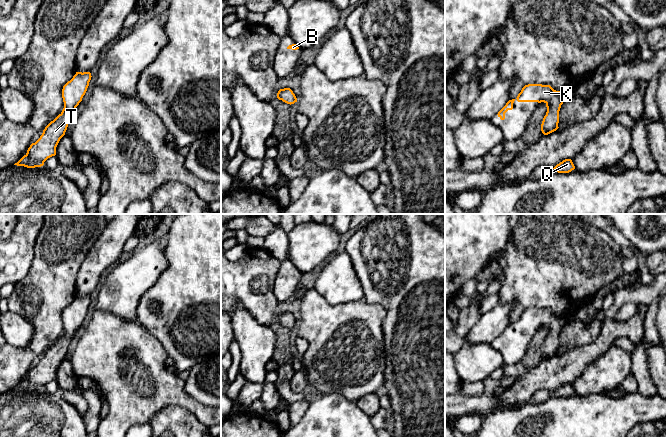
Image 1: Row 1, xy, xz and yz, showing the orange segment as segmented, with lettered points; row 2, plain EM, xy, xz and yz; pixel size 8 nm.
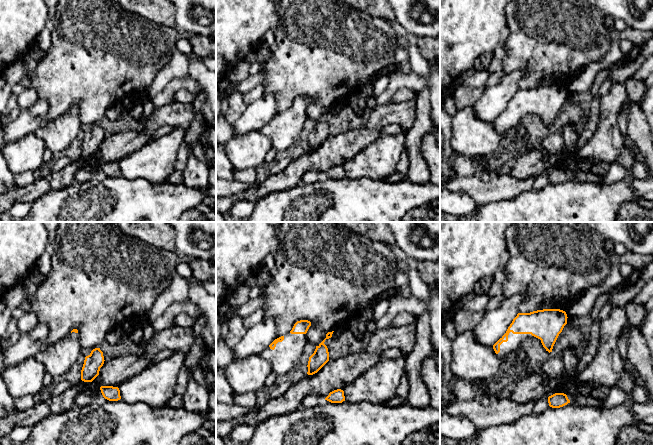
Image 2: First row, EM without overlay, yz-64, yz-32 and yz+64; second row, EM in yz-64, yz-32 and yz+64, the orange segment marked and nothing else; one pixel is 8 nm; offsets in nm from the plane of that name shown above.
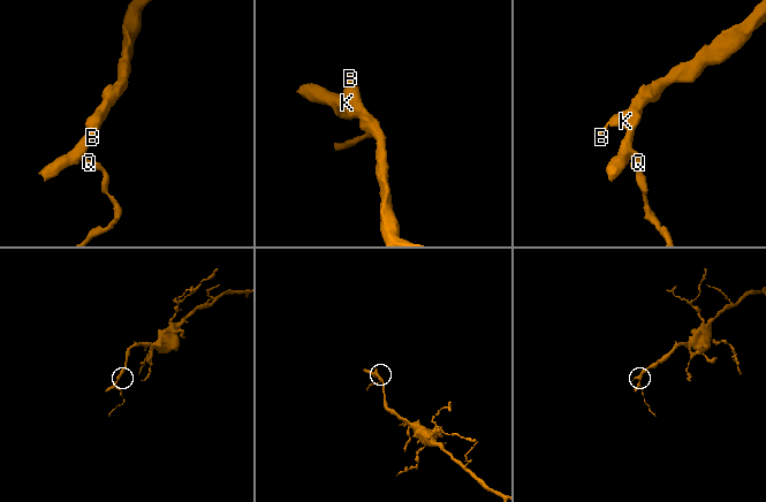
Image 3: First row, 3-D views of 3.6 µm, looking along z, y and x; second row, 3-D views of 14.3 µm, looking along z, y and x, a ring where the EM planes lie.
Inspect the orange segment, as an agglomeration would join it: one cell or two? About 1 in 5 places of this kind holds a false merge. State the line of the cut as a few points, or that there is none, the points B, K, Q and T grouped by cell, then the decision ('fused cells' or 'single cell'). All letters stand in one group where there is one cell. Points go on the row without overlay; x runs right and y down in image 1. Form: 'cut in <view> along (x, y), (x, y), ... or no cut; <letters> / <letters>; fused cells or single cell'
no cut; B K Q T; single cell

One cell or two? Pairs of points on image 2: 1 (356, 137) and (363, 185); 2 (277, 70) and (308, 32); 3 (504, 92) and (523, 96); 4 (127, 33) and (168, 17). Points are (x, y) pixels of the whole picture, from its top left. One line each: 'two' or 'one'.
1: two
2: one
3: two
4: two

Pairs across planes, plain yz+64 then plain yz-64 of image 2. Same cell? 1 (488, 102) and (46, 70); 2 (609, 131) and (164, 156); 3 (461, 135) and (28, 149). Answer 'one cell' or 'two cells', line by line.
1: two cells
2: one cell
3: one cell

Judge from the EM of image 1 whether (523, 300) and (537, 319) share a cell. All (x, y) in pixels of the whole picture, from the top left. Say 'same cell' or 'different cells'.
different cells

